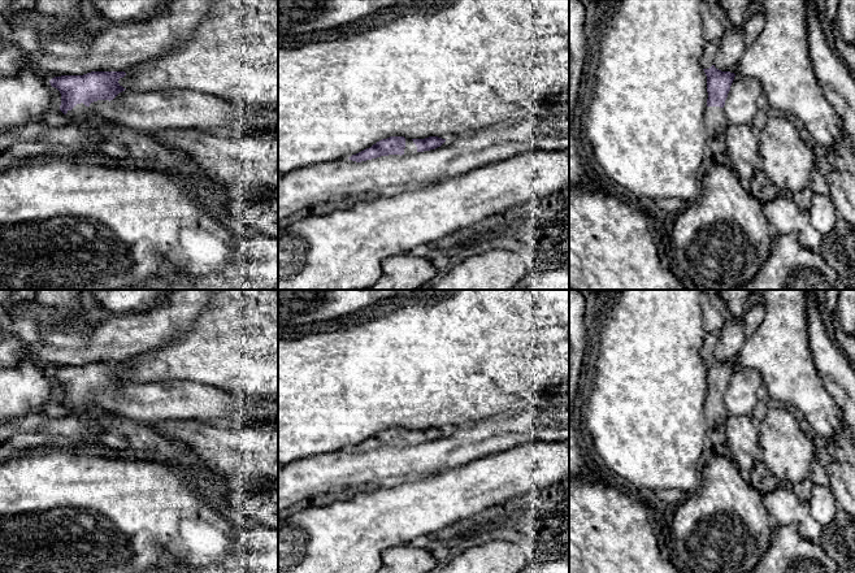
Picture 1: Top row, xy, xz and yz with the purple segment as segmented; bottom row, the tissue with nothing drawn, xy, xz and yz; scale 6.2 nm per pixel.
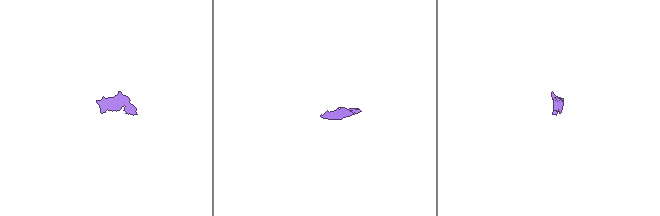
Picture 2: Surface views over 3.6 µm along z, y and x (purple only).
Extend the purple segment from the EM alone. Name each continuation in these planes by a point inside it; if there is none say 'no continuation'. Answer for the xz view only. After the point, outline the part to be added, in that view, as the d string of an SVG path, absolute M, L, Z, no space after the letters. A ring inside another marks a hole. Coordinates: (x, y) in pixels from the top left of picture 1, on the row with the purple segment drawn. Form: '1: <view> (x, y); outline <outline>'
1: xz (411, 148); outline M405 138L405 148L404 148L404 155L416 155L417 152L417 147L413 143L412 139Z

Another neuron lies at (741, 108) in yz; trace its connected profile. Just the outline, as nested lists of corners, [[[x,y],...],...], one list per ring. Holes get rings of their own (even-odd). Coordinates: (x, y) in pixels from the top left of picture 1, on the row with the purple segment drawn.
[[[735,75],[724,105],[728,122],[751,126],[759,110],[756,103],[761,95],[759,81]]]

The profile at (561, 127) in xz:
[[[569,114],[559,117],[530,116],[517,122],[502,122],[466,135],[446,139],[440,147],[416,155],[389,155],[361,162],[346,157],[298,168],[278,177],[278,221],[318,203],[359,194],[379,194],[392,186],[431,185],[535,148],[569,148]]]

